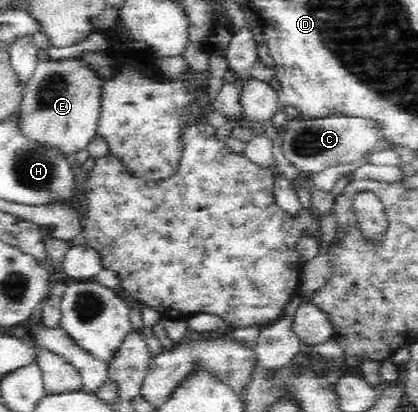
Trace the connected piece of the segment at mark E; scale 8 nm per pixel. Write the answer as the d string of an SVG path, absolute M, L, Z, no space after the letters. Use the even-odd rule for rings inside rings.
M44 58L37 66L36 73L24 88L16 126L22 135L32 141L36 147L52 149L56 153L62 153L65 157L73 159L73 155L79 151L87 150L91 140L97 136L103 81L88 66L85 66L81 59L53 62Z

